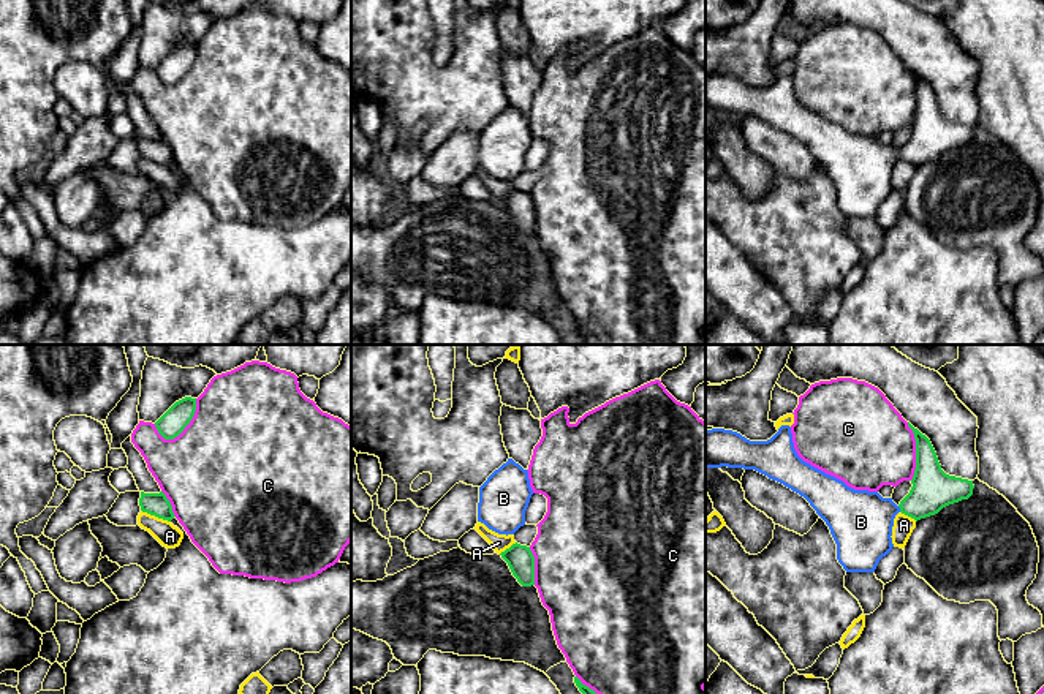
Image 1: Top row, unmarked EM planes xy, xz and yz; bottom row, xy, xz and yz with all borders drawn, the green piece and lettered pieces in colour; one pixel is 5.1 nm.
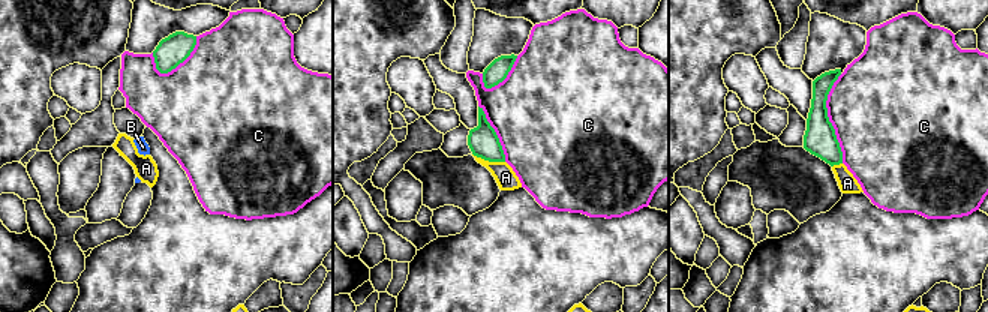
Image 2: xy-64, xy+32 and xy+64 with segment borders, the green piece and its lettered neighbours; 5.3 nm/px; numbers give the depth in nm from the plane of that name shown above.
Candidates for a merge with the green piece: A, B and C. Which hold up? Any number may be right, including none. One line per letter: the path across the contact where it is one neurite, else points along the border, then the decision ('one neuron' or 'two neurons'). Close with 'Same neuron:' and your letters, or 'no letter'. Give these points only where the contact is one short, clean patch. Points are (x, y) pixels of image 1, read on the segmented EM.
A: border xy (141, 509), (170, 522); two neurons
B: way yz (932, 489), (916, 505), (900, 509), (885, 509), (861, 522); one neuron
C: two neurons
Same neuron: B

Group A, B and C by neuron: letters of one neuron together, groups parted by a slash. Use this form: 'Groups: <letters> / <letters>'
Groups: A / B / C

